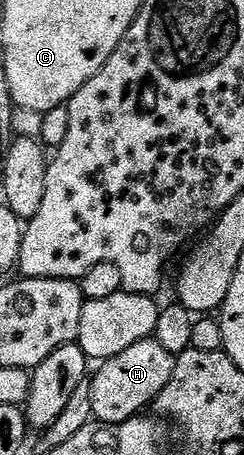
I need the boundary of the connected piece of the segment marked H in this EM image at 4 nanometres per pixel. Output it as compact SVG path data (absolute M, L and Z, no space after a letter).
M155 339L139 341L134 347L126 347L118 355L109 357L99 366L100 369L91 374L92 390L90 403L93 418L101 425L120 425L130 418L143 414L144 409L153 404L156 396L170 383L170 375L174 375L176 357L166 347L162 347Z

